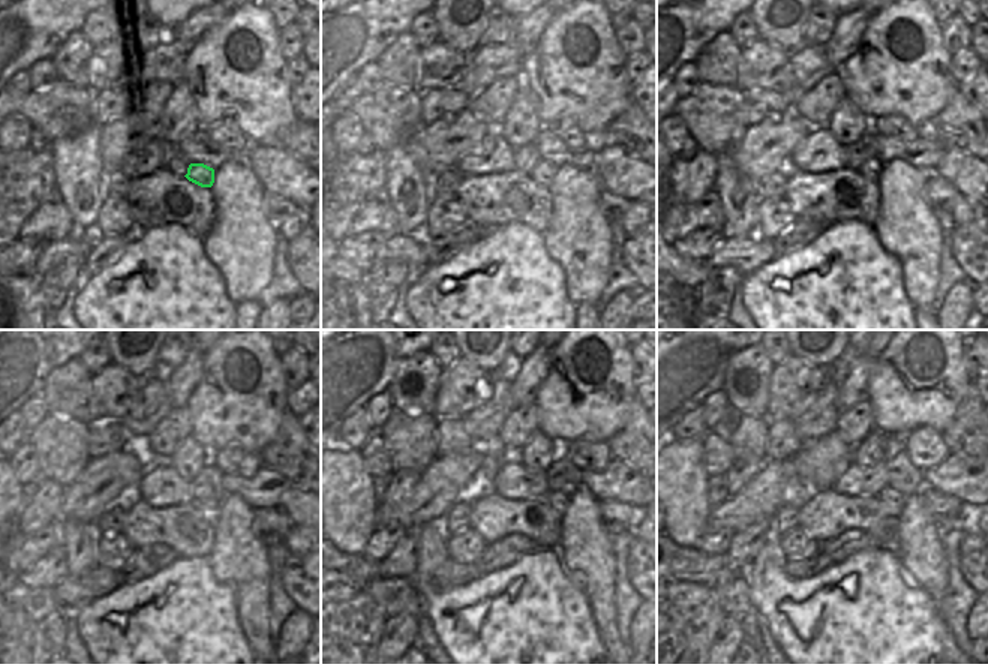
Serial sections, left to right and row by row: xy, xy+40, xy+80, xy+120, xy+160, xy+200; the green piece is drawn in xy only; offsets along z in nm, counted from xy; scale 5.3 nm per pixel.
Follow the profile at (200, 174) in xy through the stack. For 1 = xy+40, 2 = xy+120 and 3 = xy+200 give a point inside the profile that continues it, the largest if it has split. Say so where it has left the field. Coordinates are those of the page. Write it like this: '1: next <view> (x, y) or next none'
1: next xy+40 (543, 173)
2: next xy+120 (204, 501)
3: next xy+200 (892, 501)

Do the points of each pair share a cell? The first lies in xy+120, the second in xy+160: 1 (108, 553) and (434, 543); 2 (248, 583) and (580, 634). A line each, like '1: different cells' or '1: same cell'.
1: different cells
2: different cells

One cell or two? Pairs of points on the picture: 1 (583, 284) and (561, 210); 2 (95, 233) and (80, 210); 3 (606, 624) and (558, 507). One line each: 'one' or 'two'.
1: one
2: two
3: two

